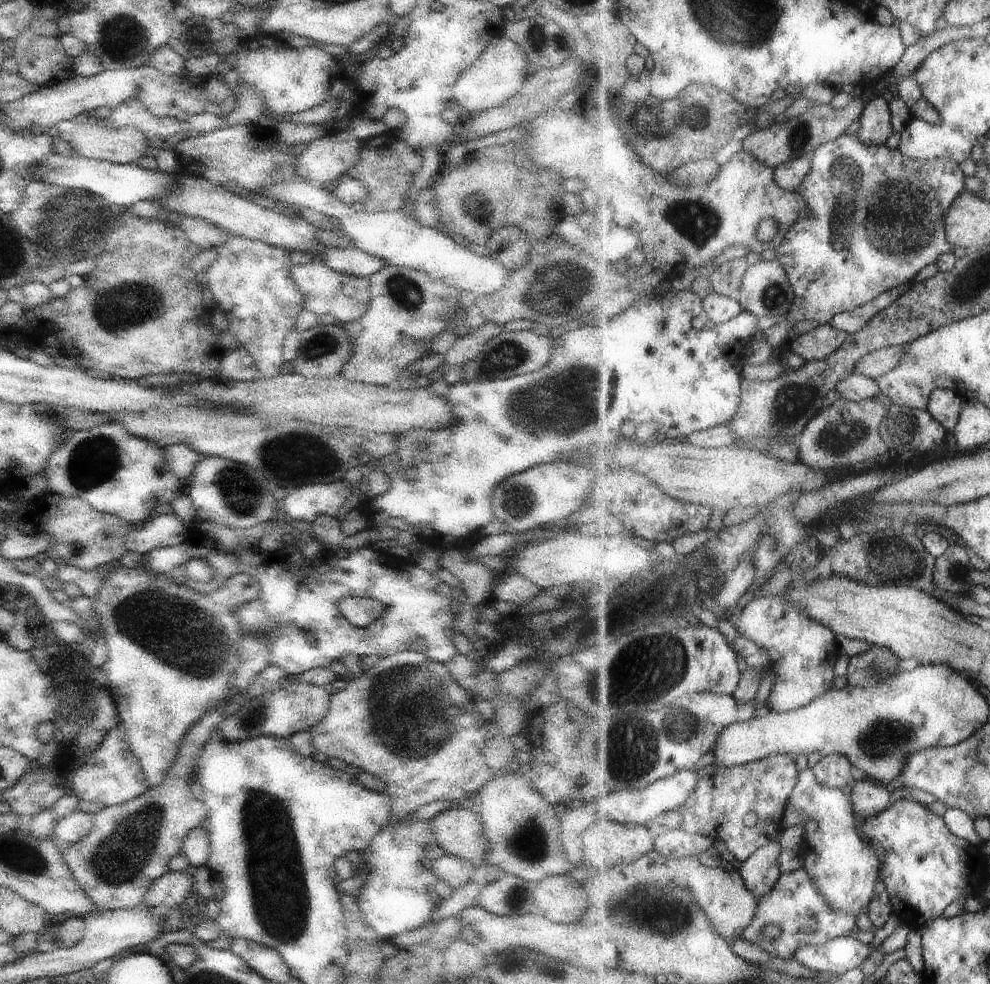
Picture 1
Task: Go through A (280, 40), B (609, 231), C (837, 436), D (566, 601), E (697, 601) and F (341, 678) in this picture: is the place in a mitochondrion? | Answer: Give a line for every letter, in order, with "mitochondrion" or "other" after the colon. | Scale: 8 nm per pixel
A: other
B: other
C: mitochondrion
D: other
E: other
F: other

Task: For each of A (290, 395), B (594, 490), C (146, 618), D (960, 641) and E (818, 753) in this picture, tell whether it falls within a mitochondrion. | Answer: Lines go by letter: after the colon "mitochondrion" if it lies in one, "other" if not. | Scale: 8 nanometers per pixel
A: other
B: other
C: mitochondrion
D: other
E: other

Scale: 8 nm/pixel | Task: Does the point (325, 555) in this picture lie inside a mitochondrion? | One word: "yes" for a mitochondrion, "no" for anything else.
no

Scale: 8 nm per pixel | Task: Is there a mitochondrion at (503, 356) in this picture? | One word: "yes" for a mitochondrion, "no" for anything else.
yes

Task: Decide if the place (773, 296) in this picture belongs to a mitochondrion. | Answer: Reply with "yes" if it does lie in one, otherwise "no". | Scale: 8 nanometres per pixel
yes

